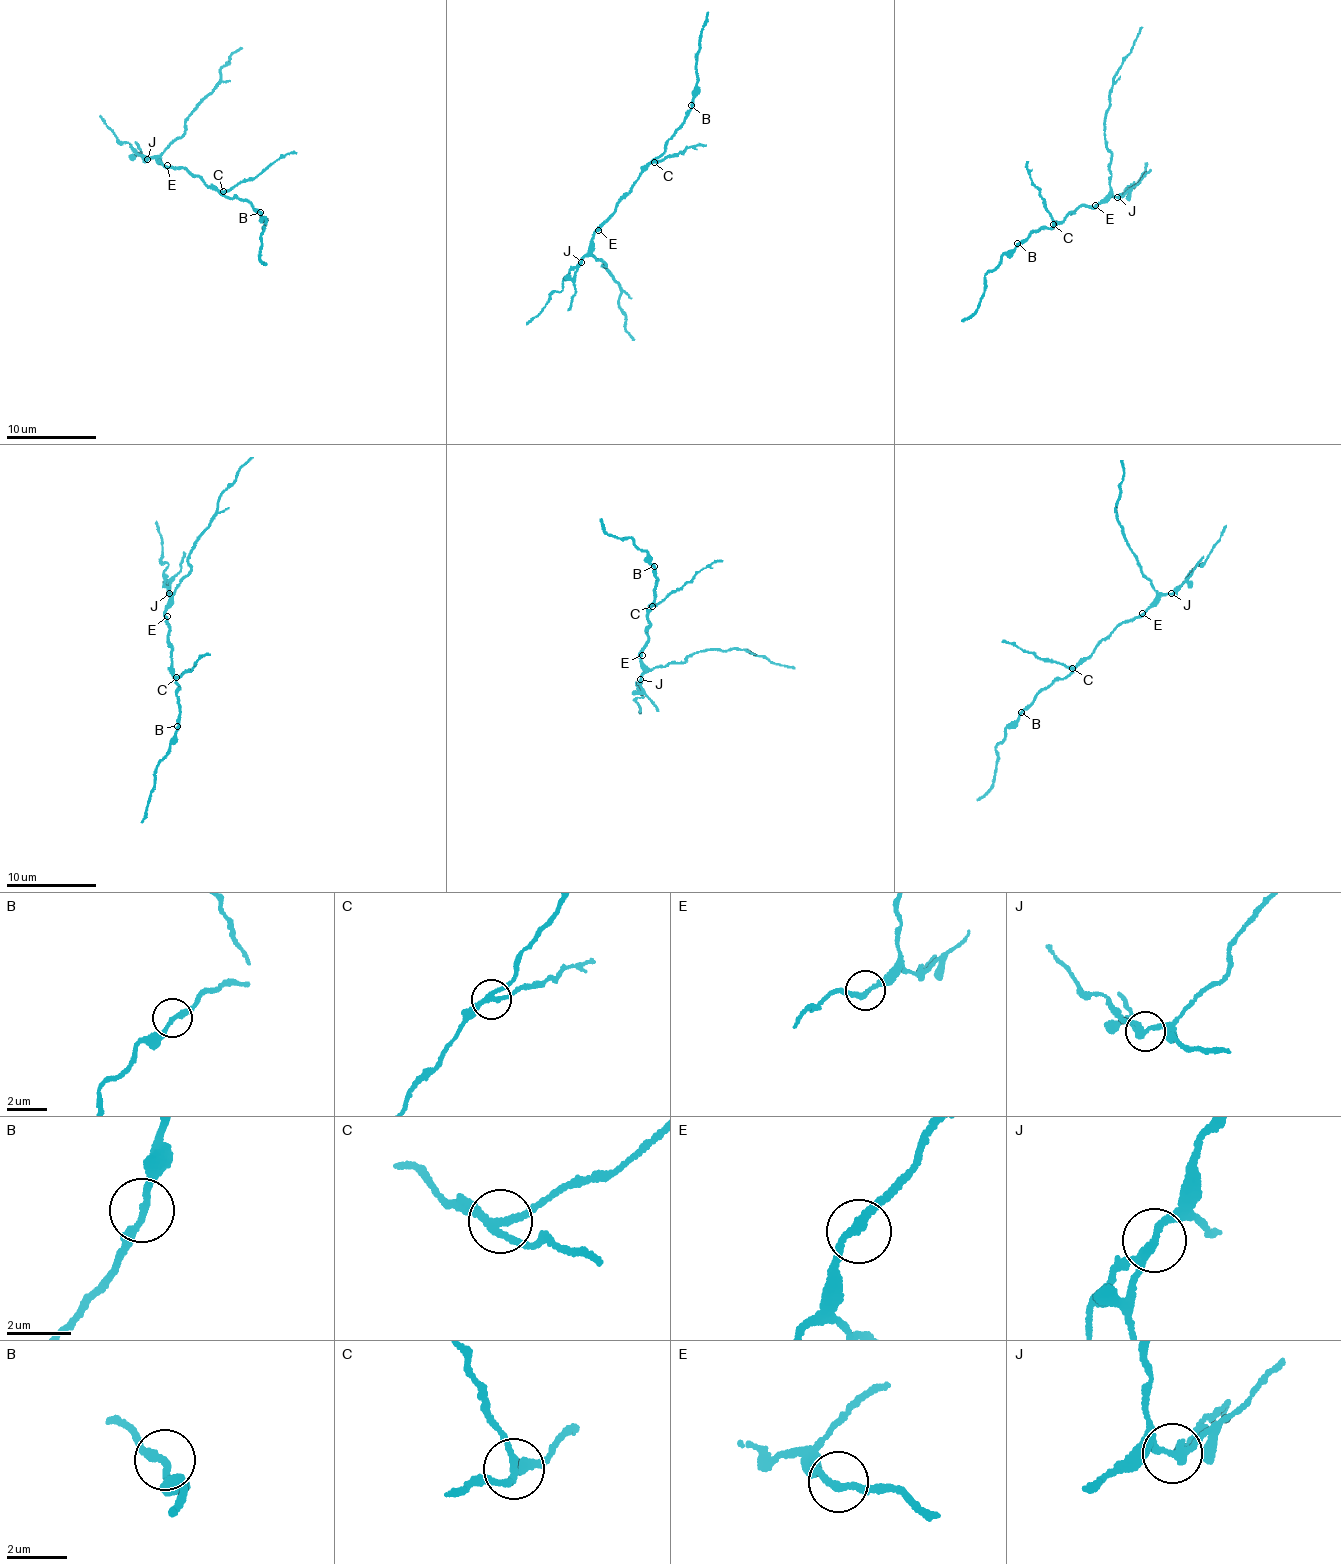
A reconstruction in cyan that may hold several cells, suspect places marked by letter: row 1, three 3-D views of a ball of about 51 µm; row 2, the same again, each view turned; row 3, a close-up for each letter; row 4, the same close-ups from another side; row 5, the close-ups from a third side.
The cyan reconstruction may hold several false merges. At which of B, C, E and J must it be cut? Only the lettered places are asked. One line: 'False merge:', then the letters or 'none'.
False merge: C, J

